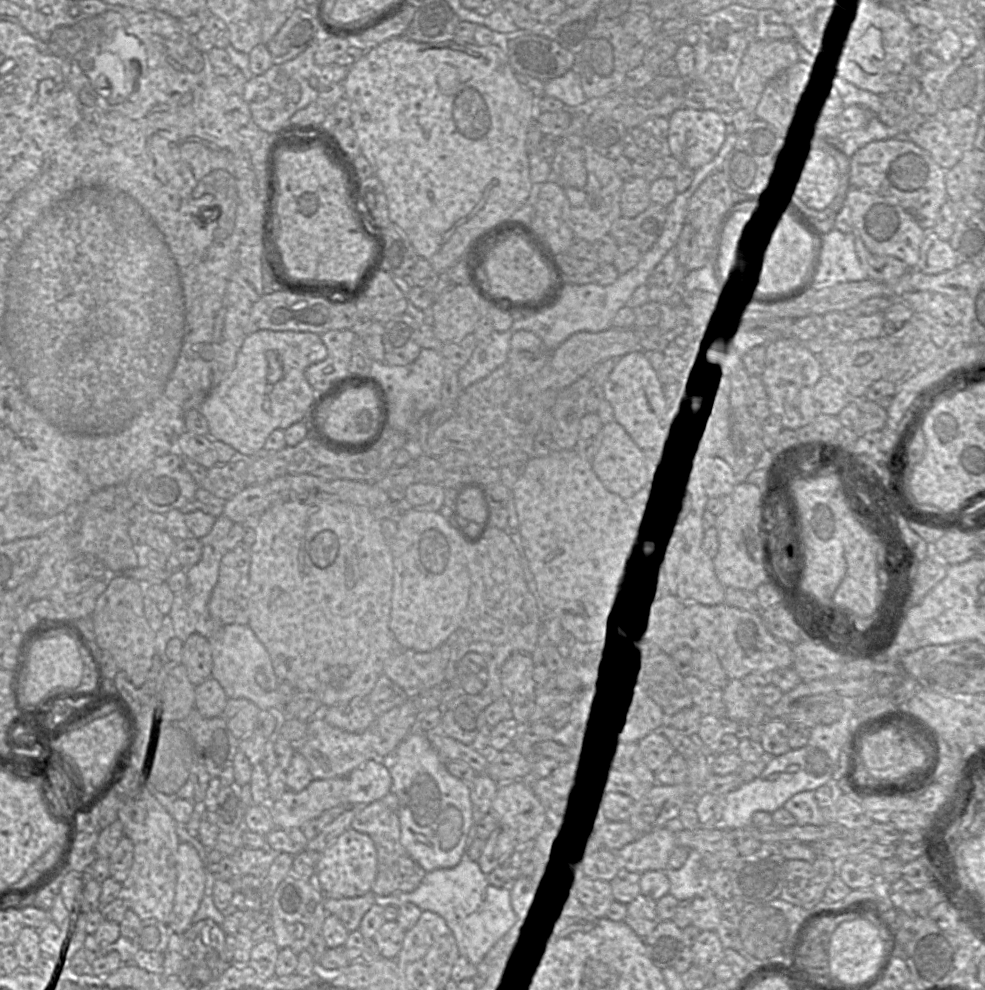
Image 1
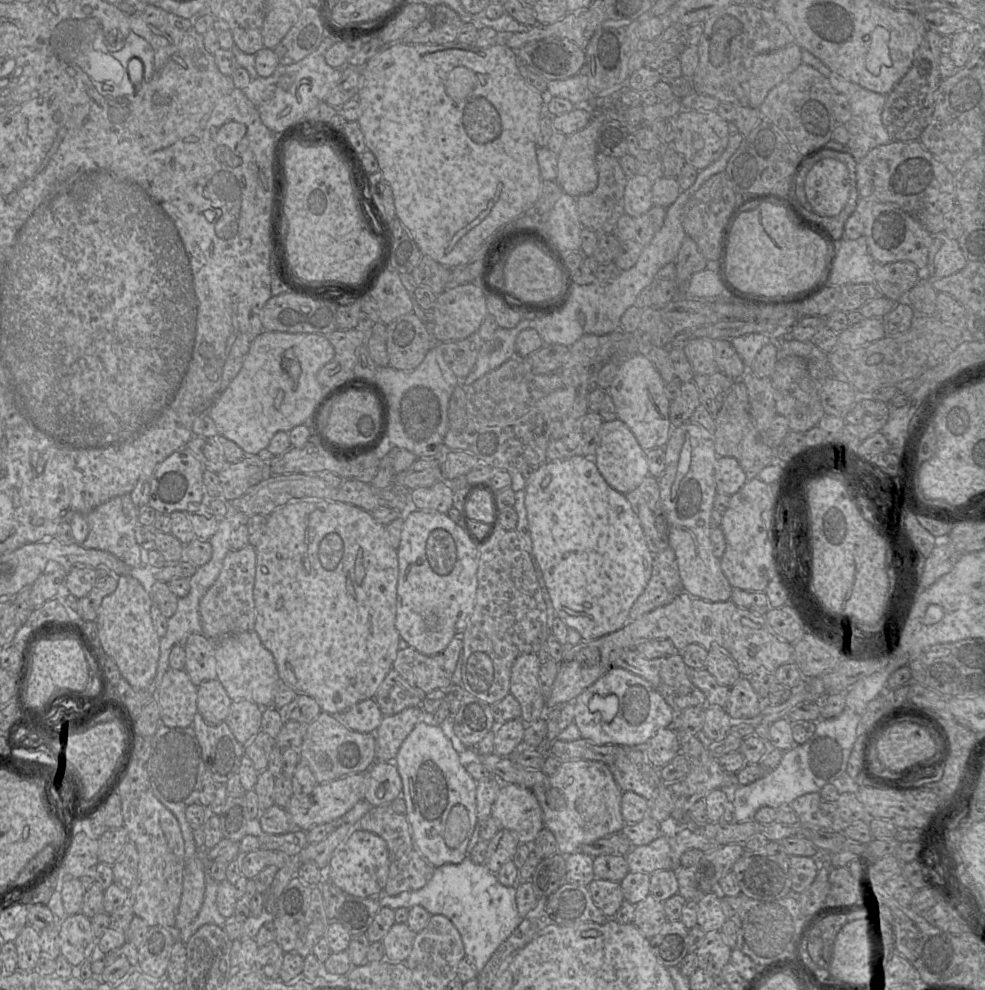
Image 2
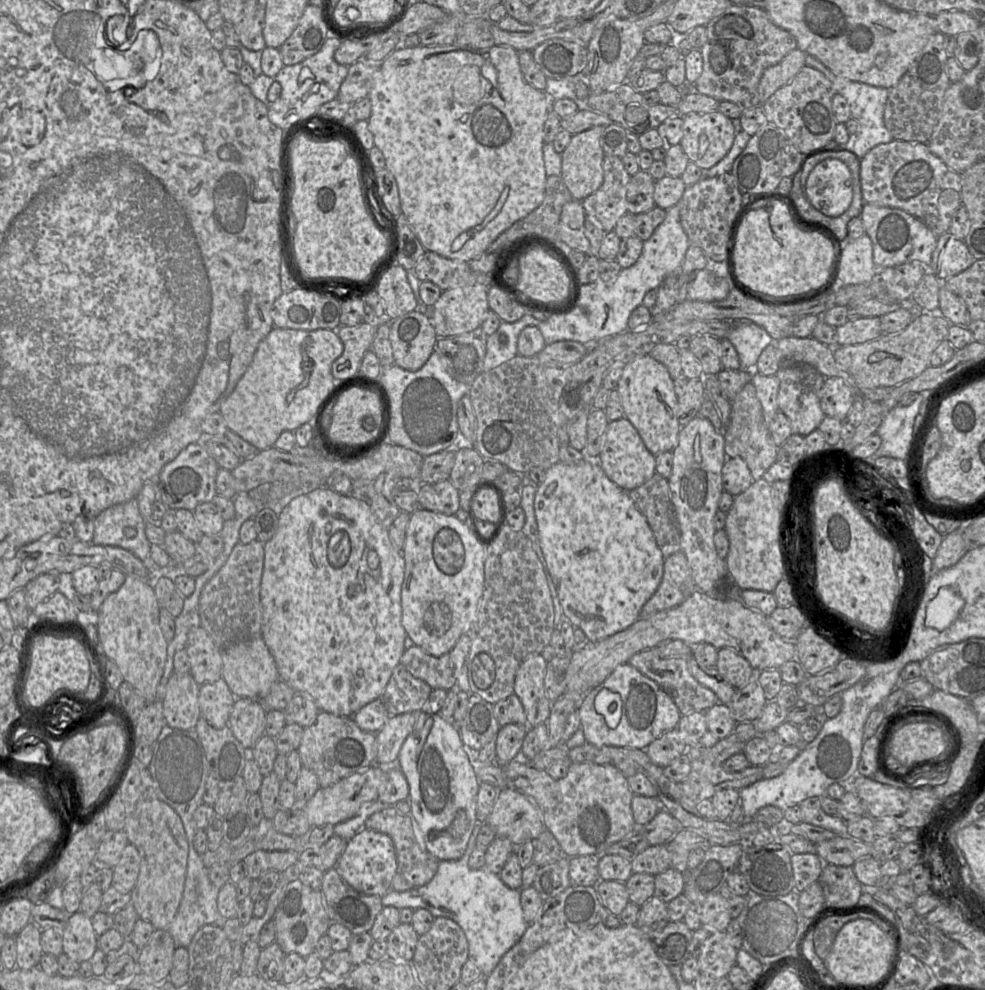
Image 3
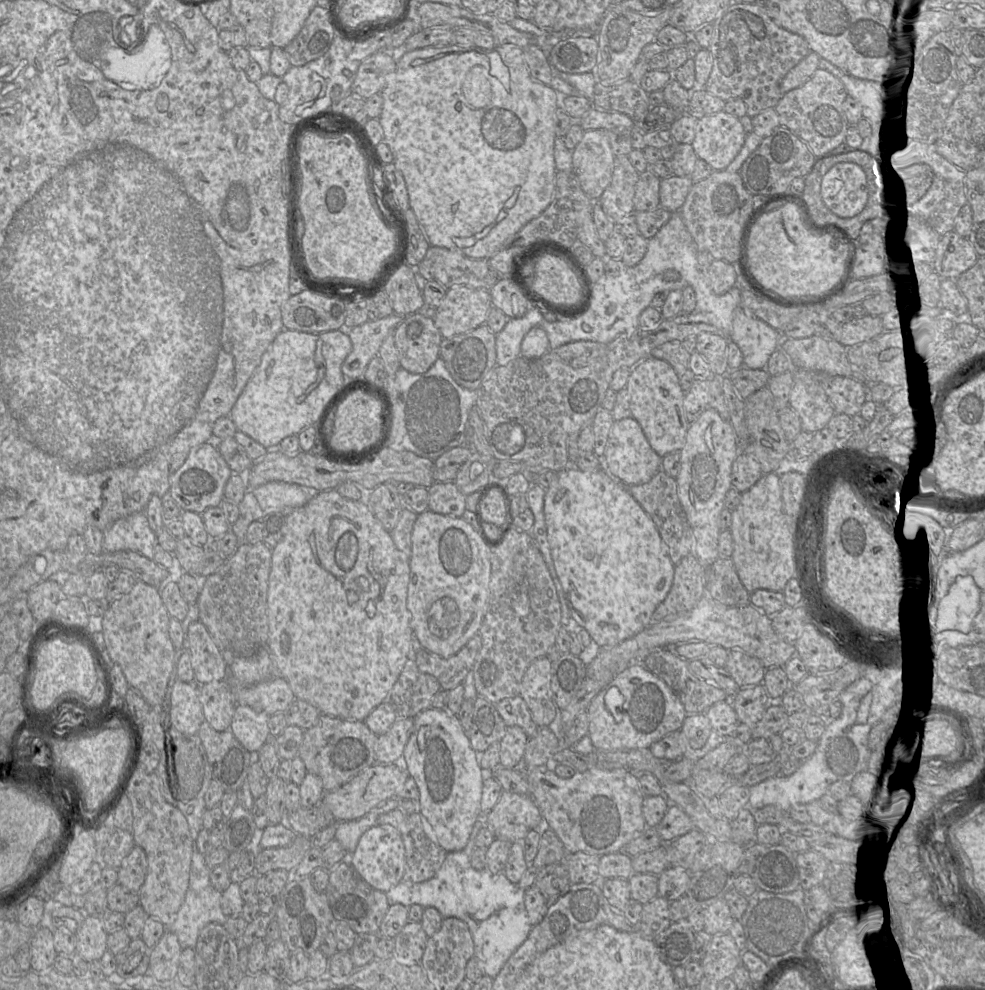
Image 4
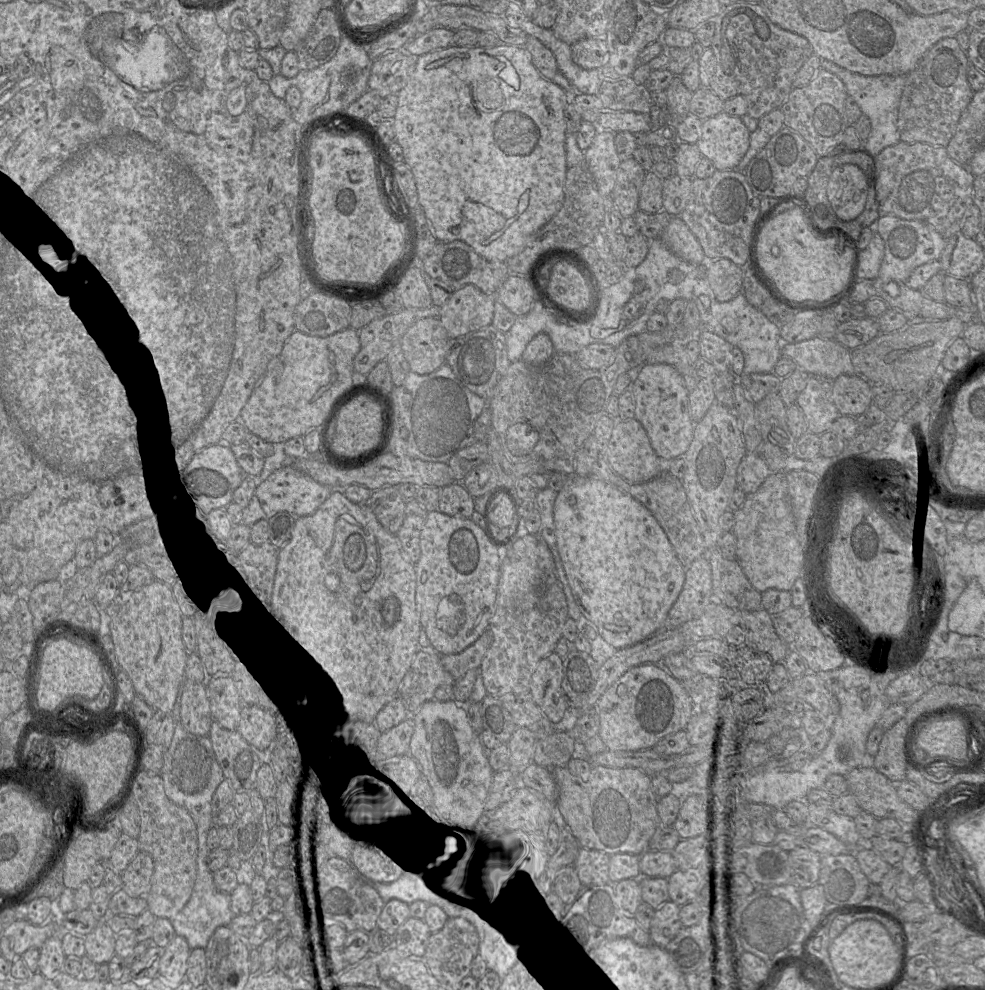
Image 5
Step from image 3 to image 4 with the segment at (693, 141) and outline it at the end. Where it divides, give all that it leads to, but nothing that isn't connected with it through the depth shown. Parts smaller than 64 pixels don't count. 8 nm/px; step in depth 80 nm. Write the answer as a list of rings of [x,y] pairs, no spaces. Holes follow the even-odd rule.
[[[720,111],[698,119],[691,145],[699,159],[722,171],[738,155],[746,135],[738,117]]]

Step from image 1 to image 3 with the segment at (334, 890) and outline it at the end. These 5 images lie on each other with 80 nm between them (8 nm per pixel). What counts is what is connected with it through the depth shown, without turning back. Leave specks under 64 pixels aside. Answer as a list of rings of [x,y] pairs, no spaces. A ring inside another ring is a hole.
[[[363,828],[348,840],[335,869],[341,878],[356,891],[383,897],[392,890],[397,860],[392,839],[383,833]]]

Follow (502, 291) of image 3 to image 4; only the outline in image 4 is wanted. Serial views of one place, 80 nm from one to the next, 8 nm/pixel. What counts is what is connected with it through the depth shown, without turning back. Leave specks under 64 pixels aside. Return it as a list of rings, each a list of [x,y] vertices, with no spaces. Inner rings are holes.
[[[518,276],[500,278],[489,293],[492,306],[502,310],[510,319],[521,318],[534,304]]]

